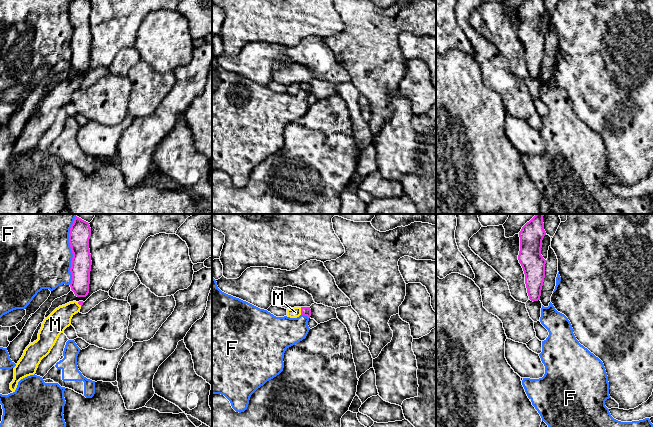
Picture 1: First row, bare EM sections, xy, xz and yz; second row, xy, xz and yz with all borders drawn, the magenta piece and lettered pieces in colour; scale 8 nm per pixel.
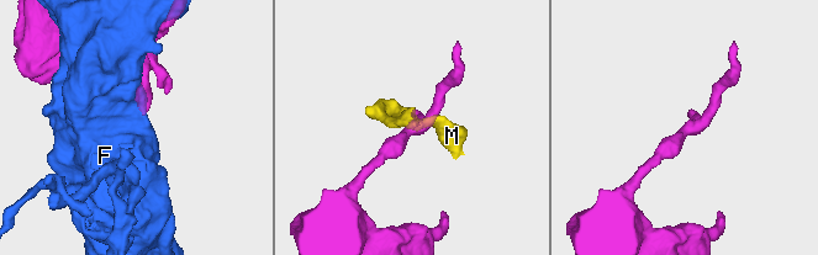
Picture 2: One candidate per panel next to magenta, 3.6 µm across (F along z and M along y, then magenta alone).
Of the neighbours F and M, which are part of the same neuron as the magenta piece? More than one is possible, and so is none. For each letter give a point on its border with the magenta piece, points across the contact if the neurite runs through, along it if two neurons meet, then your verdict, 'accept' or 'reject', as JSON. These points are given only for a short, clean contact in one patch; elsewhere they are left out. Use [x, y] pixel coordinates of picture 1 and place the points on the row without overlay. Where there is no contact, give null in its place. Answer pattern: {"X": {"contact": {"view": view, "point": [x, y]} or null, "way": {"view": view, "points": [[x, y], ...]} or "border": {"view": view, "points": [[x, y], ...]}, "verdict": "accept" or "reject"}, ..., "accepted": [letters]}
{"F": {"contact": {"view": "xy", "point": [73, 30]}, "verdict": "reject"}, "M": {"contact": {"view": "xz", "point": [301, 87]}, "way": {"view": "xz", "points": [[306, 87], [301, 87], [295, 88]]}, "verdict": "accept"}, "accepted": ["M"]}

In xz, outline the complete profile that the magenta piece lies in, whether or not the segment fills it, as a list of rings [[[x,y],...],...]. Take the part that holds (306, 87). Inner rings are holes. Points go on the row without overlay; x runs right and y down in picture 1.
[[[294,83],[294,84],[287,85],[287,91],[286,91],[287,93],[297,94],[300,91],[304,91],[310,94],[311,92],[310,83]]]

